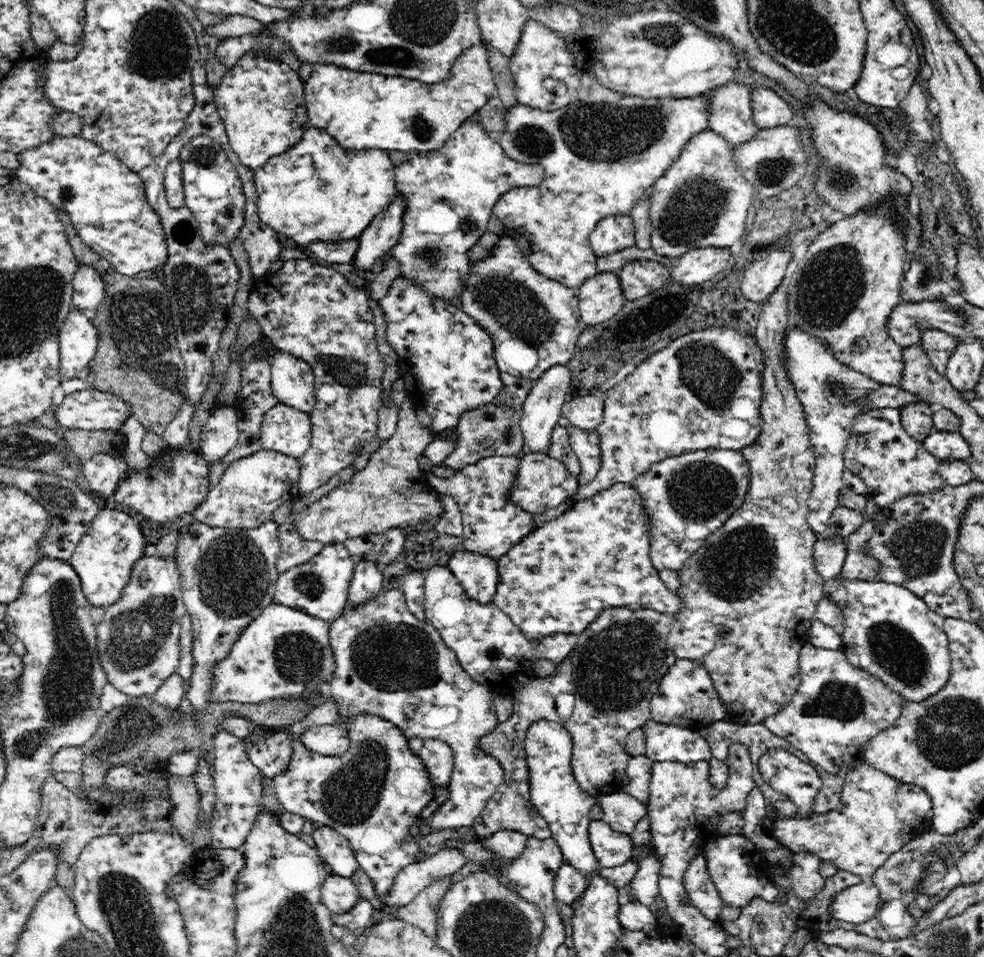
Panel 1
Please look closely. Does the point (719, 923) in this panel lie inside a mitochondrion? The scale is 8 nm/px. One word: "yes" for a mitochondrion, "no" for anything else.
no

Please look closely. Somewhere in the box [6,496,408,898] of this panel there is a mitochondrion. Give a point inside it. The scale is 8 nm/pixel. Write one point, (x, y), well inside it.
(67, 687)

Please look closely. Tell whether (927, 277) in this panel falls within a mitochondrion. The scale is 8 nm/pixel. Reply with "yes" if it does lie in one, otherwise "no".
yes

